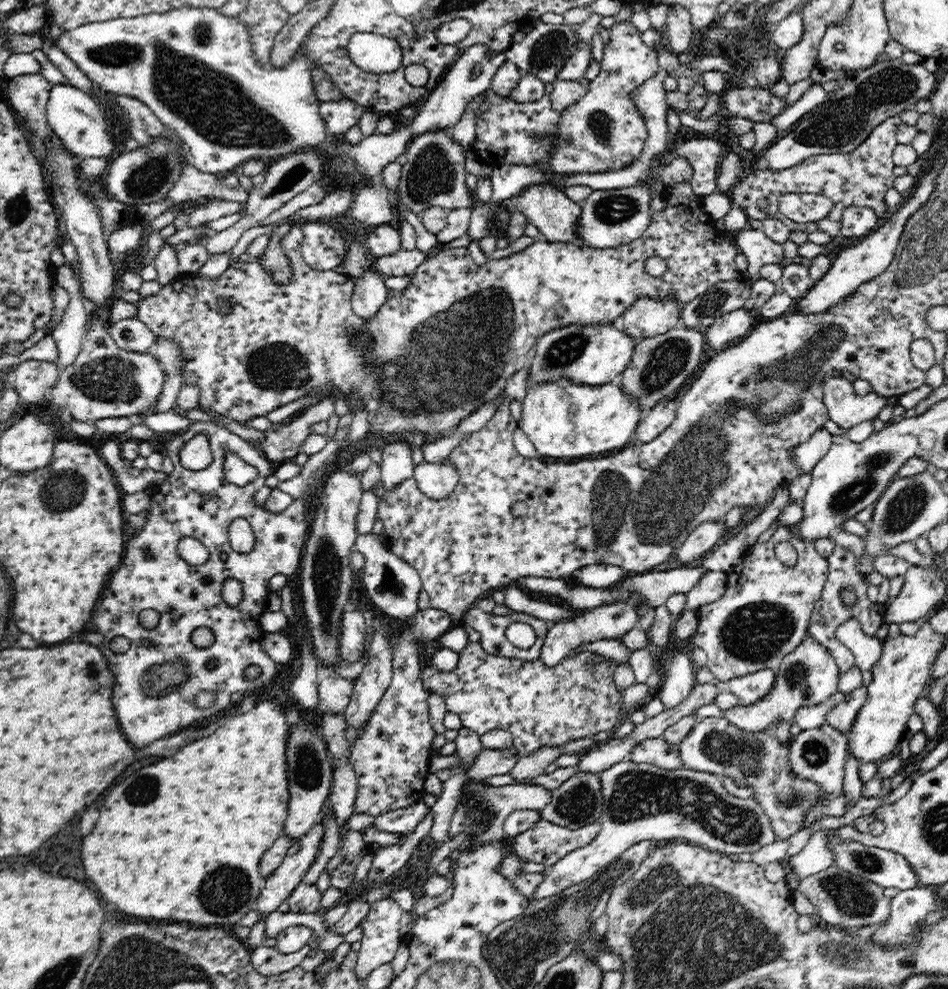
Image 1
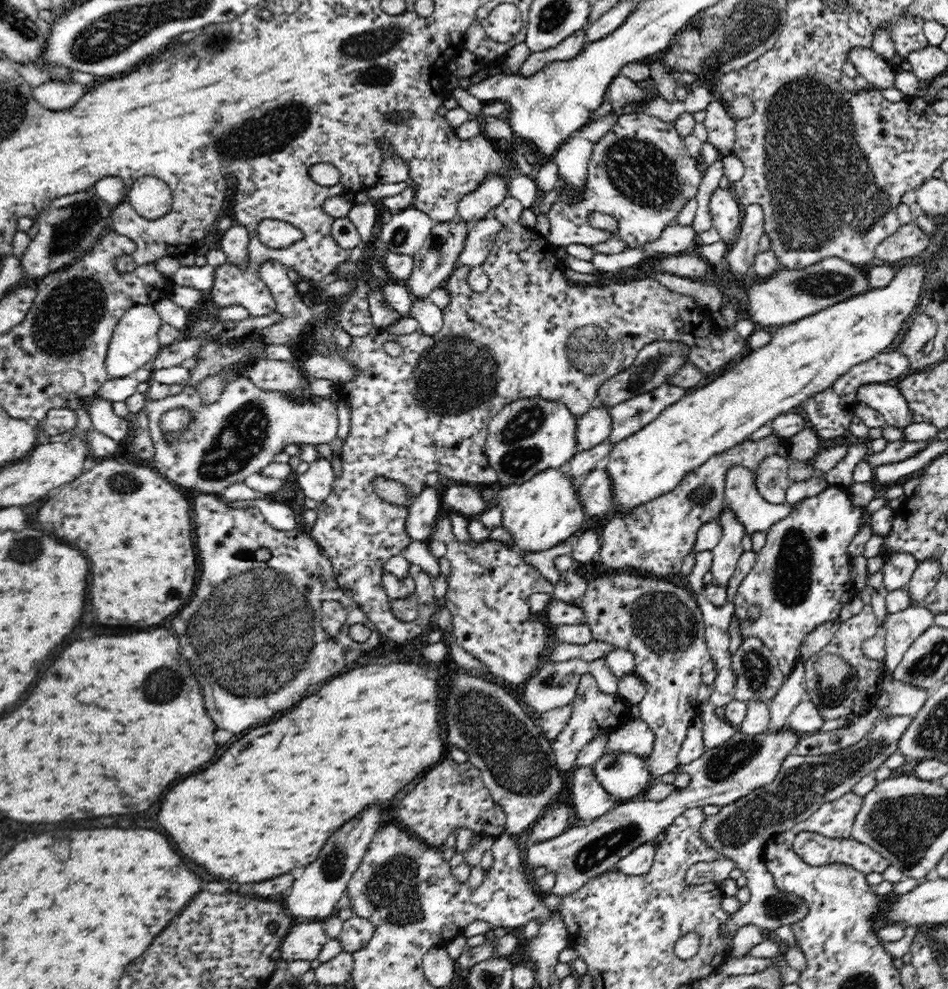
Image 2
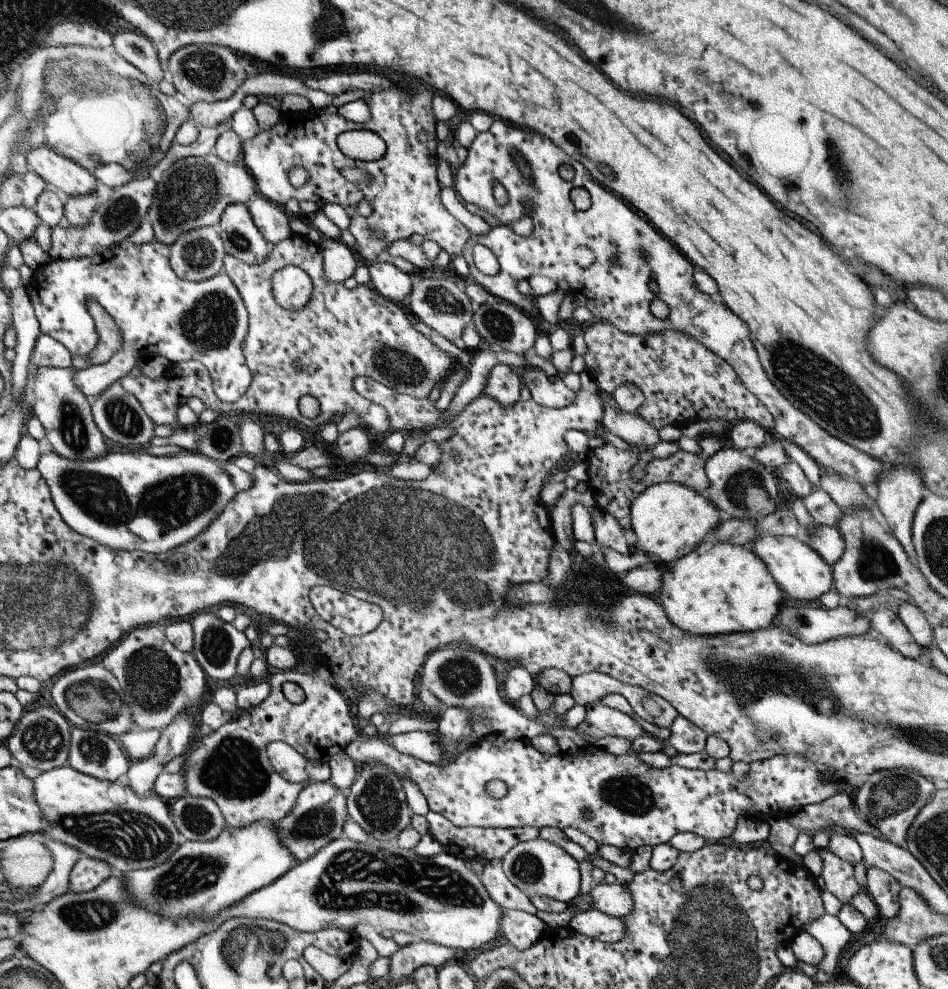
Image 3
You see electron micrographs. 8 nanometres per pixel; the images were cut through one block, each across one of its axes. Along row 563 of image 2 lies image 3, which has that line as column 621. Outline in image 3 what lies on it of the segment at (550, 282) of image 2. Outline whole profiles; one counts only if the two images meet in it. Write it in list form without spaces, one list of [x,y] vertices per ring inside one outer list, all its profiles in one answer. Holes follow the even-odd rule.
[[[593,320],[582,329],[583,340],[587,345],[587,352],[582,356],[586,374],[594,384],[606,394],[612,394],[617,386],[633,384],[643,394],[643,404],[637,408],[637,416],[641,416],[649,426],[659,429],[664,426],[675,426],[683,429],[687,423],[696,423],[699,420],[723,420],[732,424],[734,420],[747,419],[756,422],[764,431],[773,432],[773,418],[768,410],[757,400],[738,379],[735,371],[713,352],[709,352],[692,336],[682,332],[659,332],[637,336],[623,334],[609,322]]]

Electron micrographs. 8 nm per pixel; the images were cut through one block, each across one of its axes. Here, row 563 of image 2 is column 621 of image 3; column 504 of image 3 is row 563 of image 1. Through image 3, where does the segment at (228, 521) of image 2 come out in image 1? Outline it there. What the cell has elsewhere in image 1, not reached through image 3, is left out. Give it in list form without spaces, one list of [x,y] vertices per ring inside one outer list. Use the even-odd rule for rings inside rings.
[[[196,421],[188,430],[180,432],[172,442],[166,443],[166,452],[166,456],[173,462],[174,470],[163,484],[156,484],[152,488],[151,501],[146,510],[146,522],[141,529],[134,528],[130,539],[125,544],[124,561],[116,569],[108,584],[110,596],[104,596],[100,600],[92,618],[92,624],[96,626],[98,633],[105,636],[98,647],[109,660],[109,667],[117,676],[112,700],[114,700],[118,722],[122,724],[122,732],[126,732],[126,738],[136,748],[144,748],[162,736],[170,736],[187,727],[212,720],[208,716],[218,714],[230,704],[238,704],[247,696],[247,690],[255,690],[260,684],[274,678],[277,662],[262,648],[262,640],[267,633],[262,631],[261,620],[266,612],[268,596],[271,593],[268,590],[269,583],[275,574],[288,576],[299,571],[312,522],[312,516],[307,511],[307,505],[303,503],[302,498],[294,499],[292,504],[282,512],[270,512],[263,507],[263,504],[255,503],[255,494],[265,485],[266,478],[275,474],[275,468],[270,466],[270,461],[263,456],[253,442],[242,439],[224,427],[218,427],[212,422]],[[197,434],[206,435],[213,452],[213,459],[208,468],[192,471],[180,464],[179,452],[182,445]],[[228,451],[232,451],[244,462],[258,469],[258,476],[254,482],[246,486],[236,486],[227,480],[224,459]],[[208,492],[215,494],[217,499],[204,501],[202,494],[208,494]],[[237,518],[245,518],[254,529],[255,543],[251,552],[240,553],[232,549],[229,528]],[[183,541],[200,542],[206,546],[210,558],[204,567],[190,565],[180,557],[178,543]],[[221,553],[227,553],[229,560],[223,561]],[[227,577],[236,577],[242,581],[244,600],[238,607],[230,607],[222,599],[221,589]],[[146,608],[153,608],[160,613],[160,622],[152,630],[143,628],[139,622],[139,615]],[[196,628],[210,628],[214,635],[213,644],[208,648],[198,648],[191,639],[192,632]],[[116,636],[126,636],[131,640],[132,647],[127,653],[113,653],[109,648],[109,640]],[[248,666],[258,666],[261,670],[259,676],[253,680],[247,679],[244,672]],[[203,691],[215,691],[218,694],[218,702],[207,709],[196,707],[195,697]]]

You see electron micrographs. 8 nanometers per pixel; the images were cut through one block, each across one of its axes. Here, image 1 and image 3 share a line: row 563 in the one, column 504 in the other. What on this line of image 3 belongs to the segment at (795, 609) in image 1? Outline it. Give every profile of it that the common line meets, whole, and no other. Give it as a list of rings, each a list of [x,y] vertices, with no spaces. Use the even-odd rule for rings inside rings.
[[[489,734],[485,737],[482,737],[480,740],[477,740],[475,744],[469,746],[466,750],[463,750],[457,758],[455,758],[455,763],[451,765],[445,765],[443,767],[439,765],[433,765],[432,763],[425,763],[419,761],[418,759],[412,758],[411,756],[407,756],[405,754],[401,754],[397,752],[393,747],[385,742],[381,742],[378,739],[378,736],[374,736],[369,738],[368,742],[360,743],[359,741],[350,742],[346,748],[343,750],[345,755],[358,764],[371,764],[371,763],[380,763],[381,765],[385,765],[386,767],[391,769],[393,775],[398,777],[400,780],[404,779],[410,782],[413,782],[417,789],[421,794],[423,794],[423,798],[426,799],[426,804],[428,807],[428,811],[435,812],[436,814],[442,815],[448,822],[451,822],[454,826],[457,827],[492,827],[492,828],[510,828],[510,827],[532,827],[537,830],[543,828],[555,828],[560,829],[571,827],[581,831],[581,833],[587,835],[591,840],[594,840],[598,846],[606,845],[613,846],[617,849],[636,851],[640,850],[643,846],[649,846],[651,848],[667,843],[675,834],[678,833],[694,833],[698,835],[703,841],[708,843],[718,843],[722,841],[727,841],[729,836],[736,829],[736,822],[738,819],[742,817],[749,817],[750,815],[757,818],[759,821],[769,821],[770,819],[783,819],[789,818],[793,816],[794,812],[797,812],[803,809],[808,805],[817,805],[821,802],[827,801],[829,798],[835,797],[837,798],[837,794],[839,794],[837,783],[832,783],[827,777],[824,777],[824,774],[821,772],[822,768],[815,765],[813,762],[806,760],[803,756],[800,755],[774,755],[769,759],[764,759],[761,761],[754,761],[749,764],[746,764],[746,770],[744,772],[743,778],[741,780],[736,780],[735,776],[733,776],[734,772],[729,772],[729,774],[724,774],[723,772],[719,772],[713,769],[707,769],[705,771],[700,769],[685,769],[679,767],[678,765],[670,765],[669,767],[663,769],[655,769],[646,767],[643,765],[637,758],[636,754],[640,753],[655,753],[661,751],[663,741],[658,740],[651,735],[644,734],[639,739],[635,738],[635,740],[631,741],[631,748],[627,751],[626,754],[621,756],[614,756],[604,751],[595,748],[592,745],[587,745],[583,748],[583,750],[579,750],[575,755],[569,756],[567,754],[558,754],[555,756],[546,756],[534,750],[529,742],[520,739],[520,740],[504,740],[500,735]],[[492,779],[499,779],[505,782],[507,786],[507,794],[503,796],[503,798],[499,800],[495,800],[492,798],[487,792],[485,792],[485,784]],[[583,811],[588,811],[590,816],[585,819],[582,814]]]

